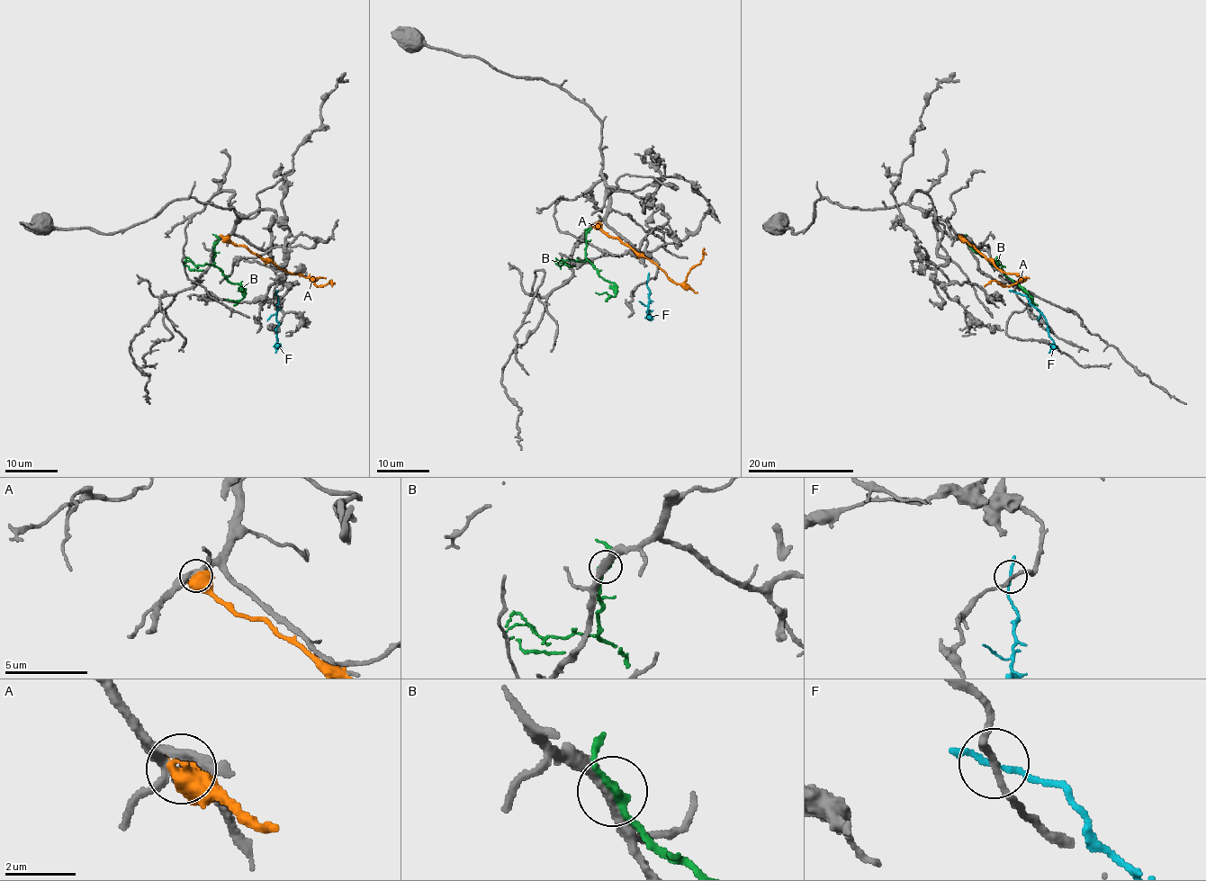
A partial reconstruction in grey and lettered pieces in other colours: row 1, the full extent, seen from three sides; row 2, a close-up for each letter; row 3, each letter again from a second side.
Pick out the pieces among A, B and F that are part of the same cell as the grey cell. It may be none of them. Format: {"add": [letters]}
{"add": []}

